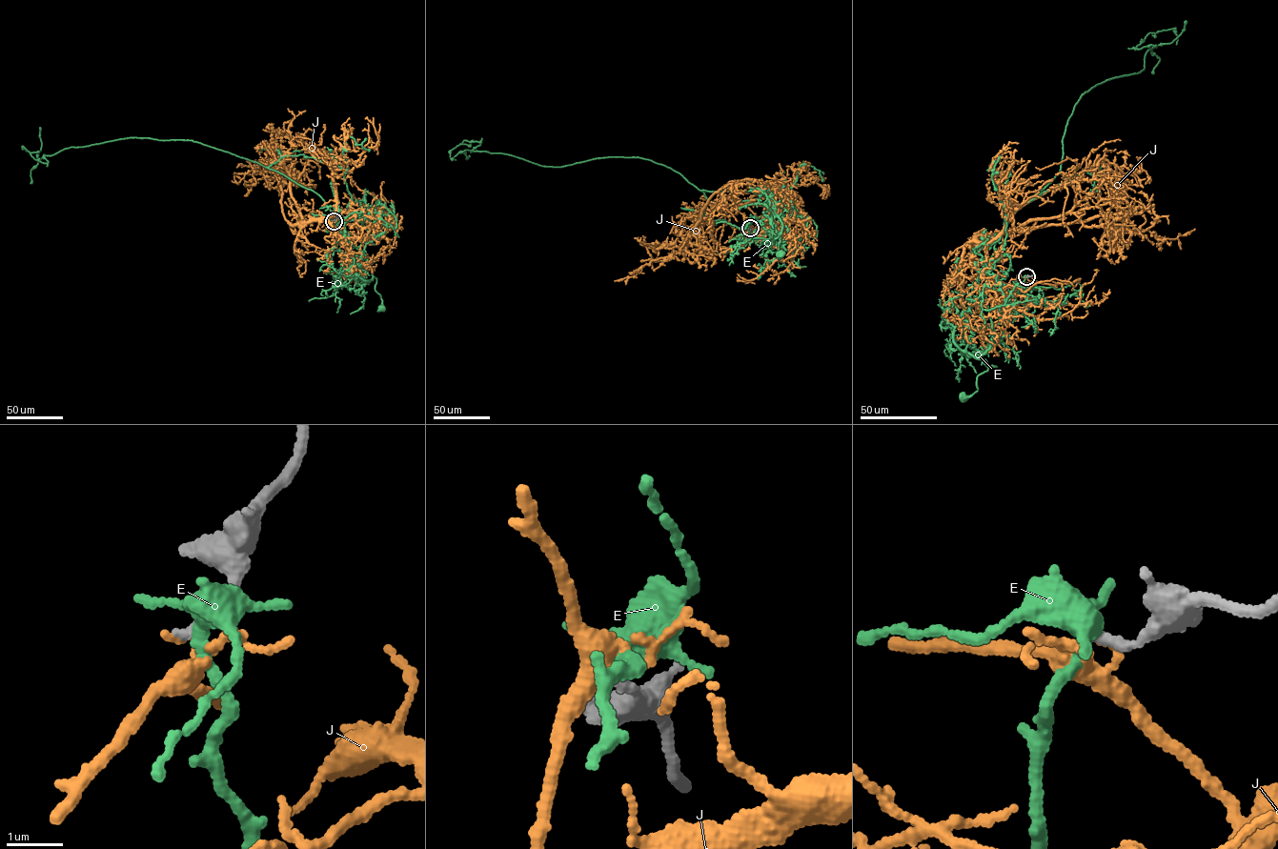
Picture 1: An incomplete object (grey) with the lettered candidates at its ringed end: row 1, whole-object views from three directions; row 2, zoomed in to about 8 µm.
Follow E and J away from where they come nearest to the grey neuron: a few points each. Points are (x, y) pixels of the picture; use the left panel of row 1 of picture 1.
E: (334, 221), (337, 248), (344, 260), (358, 265), (366, 280), (375, 278), (375, 287), (380, 294), (382, 307)
J: (334, 221), (343, 225), (363, 220), (339, 212), (292, 225), (282, 212), (281, 170), (253, 185), (233, 173)

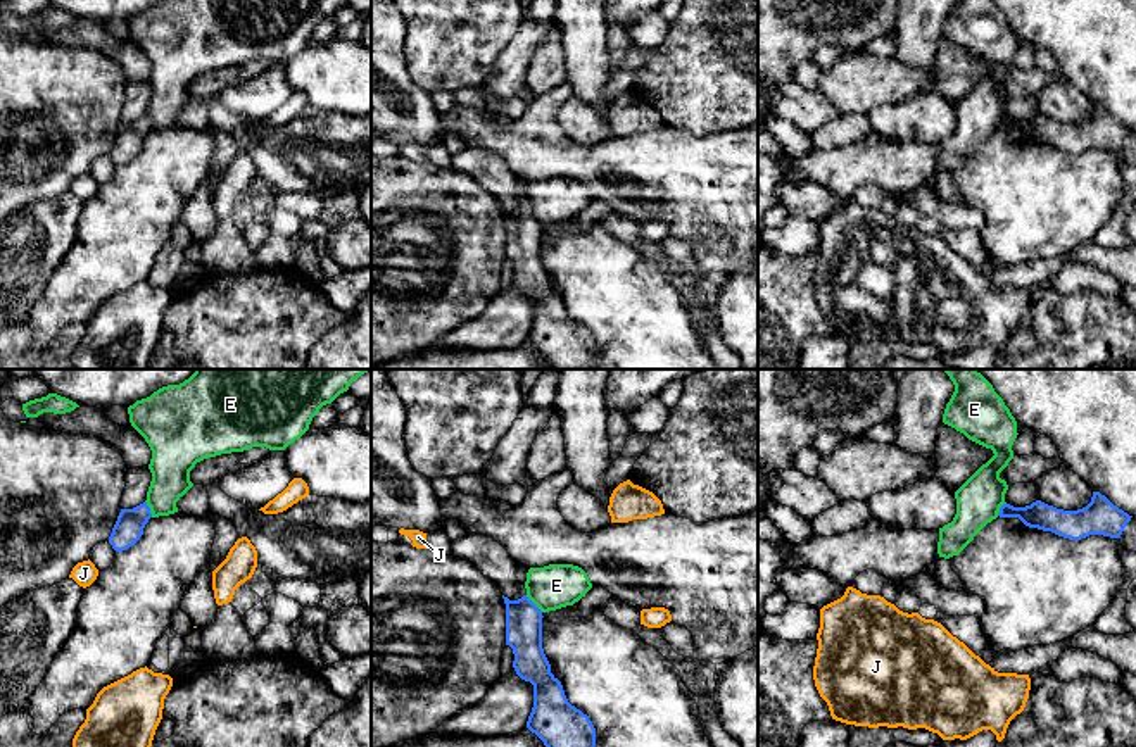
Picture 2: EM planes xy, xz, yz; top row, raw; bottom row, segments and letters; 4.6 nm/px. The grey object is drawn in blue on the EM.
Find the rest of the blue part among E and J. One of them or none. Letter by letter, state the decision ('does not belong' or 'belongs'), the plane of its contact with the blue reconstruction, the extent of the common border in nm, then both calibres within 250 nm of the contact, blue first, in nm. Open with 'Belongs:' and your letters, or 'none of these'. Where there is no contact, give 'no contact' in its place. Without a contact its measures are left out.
Belongs: none of these
E: does not belong; contact in xz; length 120 nm; calibres 180 and 200 nm
J: does not belong; no contact

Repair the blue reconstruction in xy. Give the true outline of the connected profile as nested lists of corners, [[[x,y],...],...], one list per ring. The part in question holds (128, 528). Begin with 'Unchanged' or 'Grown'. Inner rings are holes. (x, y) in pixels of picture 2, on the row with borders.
Unchanged. [[[147,502],[133,509],[121,509],[112,533],[109,537],[109,543],[112,545],[112,549],[116,552],[123,552],[133,547],[143,535],[143,528],[150,518],[152,512]]]

